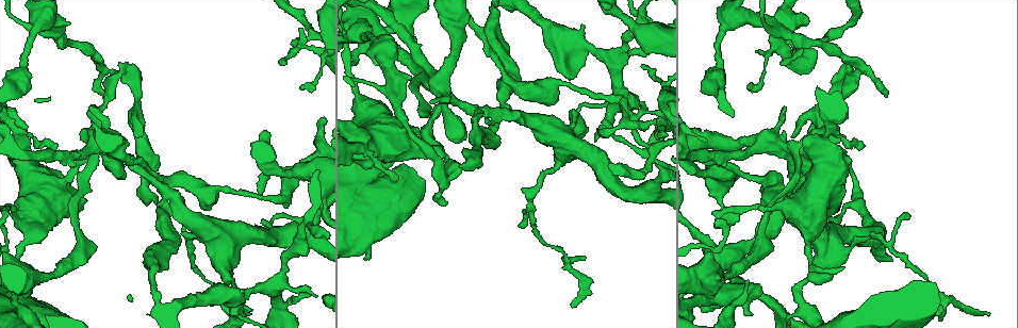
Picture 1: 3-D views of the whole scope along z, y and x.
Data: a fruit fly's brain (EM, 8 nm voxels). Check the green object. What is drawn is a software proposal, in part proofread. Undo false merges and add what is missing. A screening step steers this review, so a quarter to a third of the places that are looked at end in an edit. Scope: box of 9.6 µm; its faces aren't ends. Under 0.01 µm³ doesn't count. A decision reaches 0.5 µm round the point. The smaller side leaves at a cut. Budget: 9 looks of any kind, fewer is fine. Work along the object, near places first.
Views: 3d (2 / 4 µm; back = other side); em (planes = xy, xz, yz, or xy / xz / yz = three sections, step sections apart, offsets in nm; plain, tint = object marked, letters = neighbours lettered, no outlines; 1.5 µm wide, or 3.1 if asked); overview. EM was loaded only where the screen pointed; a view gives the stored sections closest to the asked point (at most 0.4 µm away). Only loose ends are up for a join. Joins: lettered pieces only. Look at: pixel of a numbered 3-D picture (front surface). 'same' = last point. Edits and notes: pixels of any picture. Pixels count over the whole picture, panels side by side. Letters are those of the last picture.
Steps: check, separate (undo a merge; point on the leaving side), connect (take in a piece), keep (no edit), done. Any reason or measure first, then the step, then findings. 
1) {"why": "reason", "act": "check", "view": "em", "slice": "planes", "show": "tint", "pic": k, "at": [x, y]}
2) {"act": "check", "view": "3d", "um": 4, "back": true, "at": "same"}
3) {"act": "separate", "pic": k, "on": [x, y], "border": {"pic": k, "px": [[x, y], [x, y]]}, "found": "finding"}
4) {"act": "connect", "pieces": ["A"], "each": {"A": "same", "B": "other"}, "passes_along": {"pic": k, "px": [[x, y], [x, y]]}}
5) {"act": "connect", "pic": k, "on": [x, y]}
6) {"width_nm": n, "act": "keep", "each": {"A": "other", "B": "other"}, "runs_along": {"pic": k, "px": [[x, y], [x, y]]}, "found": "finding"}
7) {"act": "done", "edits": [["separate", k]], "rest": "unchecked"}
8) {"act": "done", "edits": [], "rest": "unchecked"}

{"why": "thin neck", "act": "check", "view": "em", "slice": "planes", "show": "letters", "pic": 1, "at": [648, 113]}

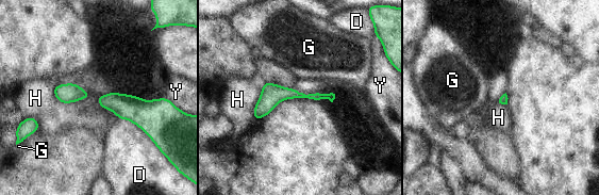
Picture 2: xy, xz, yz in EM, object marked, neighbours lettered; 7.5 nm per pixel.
{"longest_contact_nm": ["D", 320], "act": "keep", "each": {"D": "other", "G": "other", "H": "other", "Y": "other"}, "runs_along": {"pic": 2, "px": [[332, 96], [278, 94], [256, 116]]}, "found": "one neuron here"}

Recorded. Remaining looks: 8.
{"why": "thick turns thin", "act": "check", "view": "em", "slice": "planes", "show": "letters", "pic": 1, "at": [623, 17]}

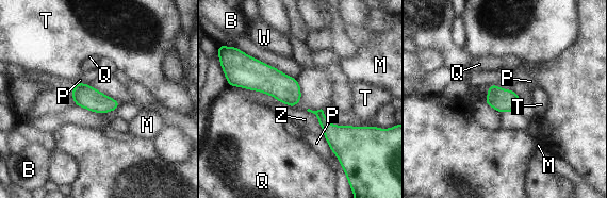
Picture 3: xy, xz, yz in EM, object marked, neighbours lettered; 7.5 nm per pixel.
{"act": "keep", "each": {"B": "other", "M": "other", "P": "other", "Q": "other", "T": "other", "W": "other", "Z": "other"}, "border": {"pic": 3, "px": [[306, 110], [315, 115], [325, 137]]}, "found": "all the same neuron"}

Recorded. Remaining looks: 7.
{"why": "sharp bend", "act": "check", "view": "em", "slice": "yz", "step": 4, "show": "plain", "pic": 1, "at": [888, 244]}

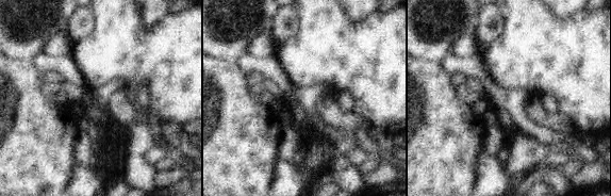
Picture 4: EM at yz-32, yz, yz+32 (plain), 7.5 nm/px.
{"act": "check", "view": "em", "slice": "yz", "step": 4, "show": "letters", "at": "same"}

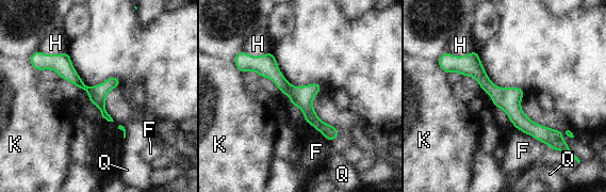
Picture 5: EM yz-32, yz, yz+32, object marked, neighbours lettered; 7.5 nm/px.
{"width_nm": 140, "act": "keep", "each": {"F": "other", "H": "other", "K": "other", "Q": "other"}, "found": "continuous, no second neuron"}

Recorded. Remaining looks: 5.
{"why": "branch stops here", "act": "check", "view": "em", "slice": "planes", "show": "letters", "pic": 1, "at": [262, 225]}

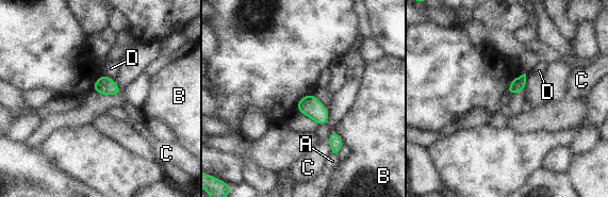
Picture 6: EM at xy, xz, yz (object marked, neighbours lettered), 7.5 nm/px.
{"width_nm": 110, "act": "keep", "each": {"A": "other", "B": "other", "C": "other", "D": "other"}, "border": {"pic": 6, "px": [[104, 74], [114, 80]]}, "found": "no lettered piece goes on from it"}

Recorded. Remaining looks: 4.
{"act": "done", "edits": [], "rest": "unchecked"}

